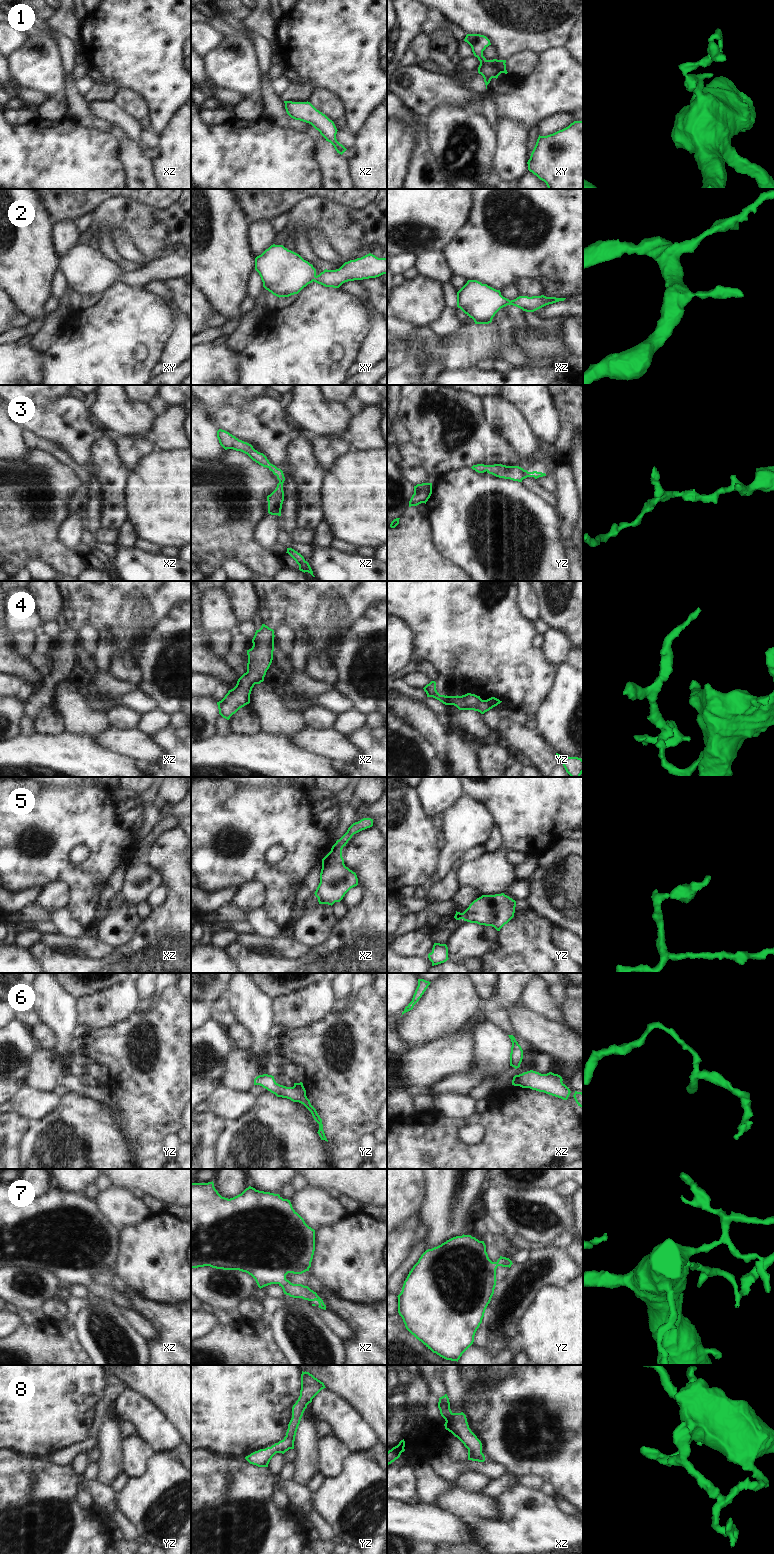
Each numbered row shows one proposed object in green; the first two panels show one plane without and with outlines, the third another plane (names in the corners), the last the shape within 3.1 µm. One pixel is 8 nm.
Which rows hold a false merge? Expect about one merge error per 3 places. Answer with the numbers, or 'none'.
6

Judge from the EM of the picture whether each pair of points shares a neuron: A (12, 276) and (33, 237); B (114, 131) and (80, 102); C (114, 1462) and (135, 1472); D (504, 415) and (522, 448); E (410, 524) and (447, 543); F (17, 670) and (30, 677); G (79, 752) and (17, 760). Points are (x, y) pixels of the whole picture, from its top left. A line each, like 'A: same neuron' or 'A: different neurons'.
A: same neuron
B: same neuron
C: different neurons
D: same neuron
E: different neurons
F: same neuron
G: same neuron

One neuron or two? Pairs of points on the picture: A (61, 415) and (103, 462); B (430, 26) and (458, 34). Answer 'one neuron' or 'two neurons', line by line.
A: two neurons
B: one neuron

